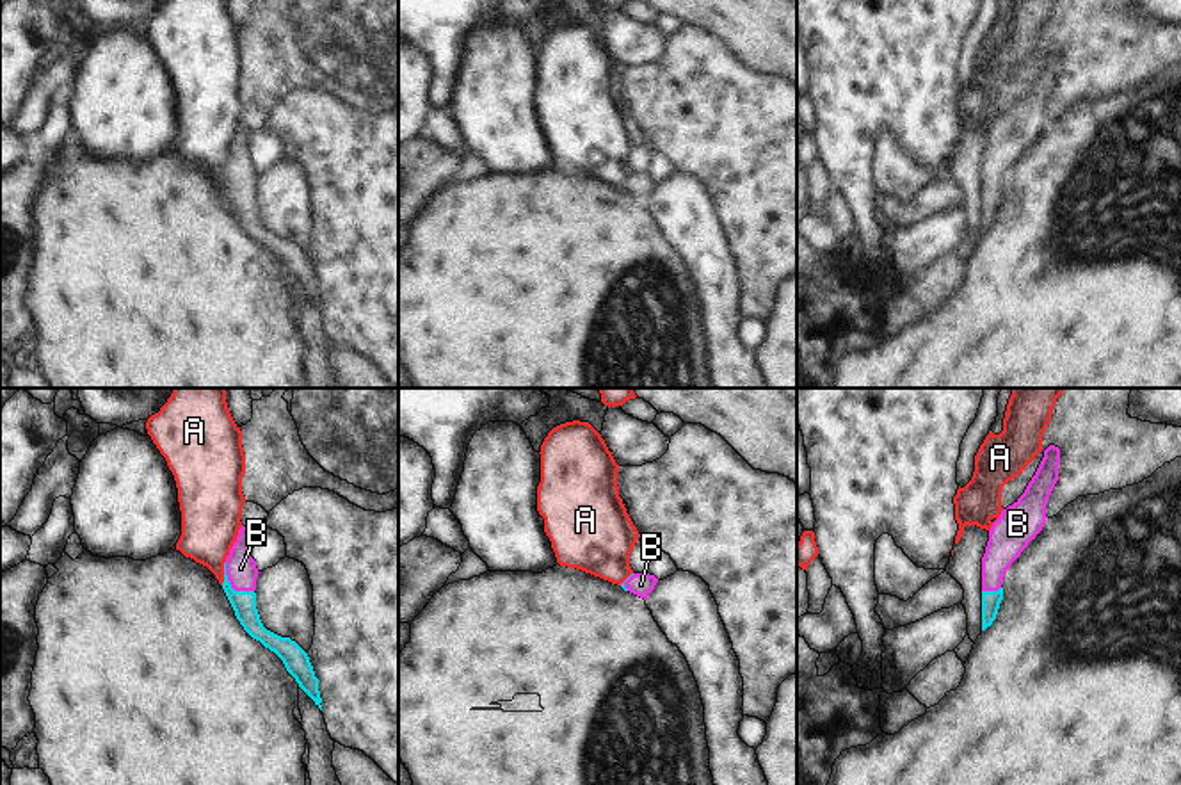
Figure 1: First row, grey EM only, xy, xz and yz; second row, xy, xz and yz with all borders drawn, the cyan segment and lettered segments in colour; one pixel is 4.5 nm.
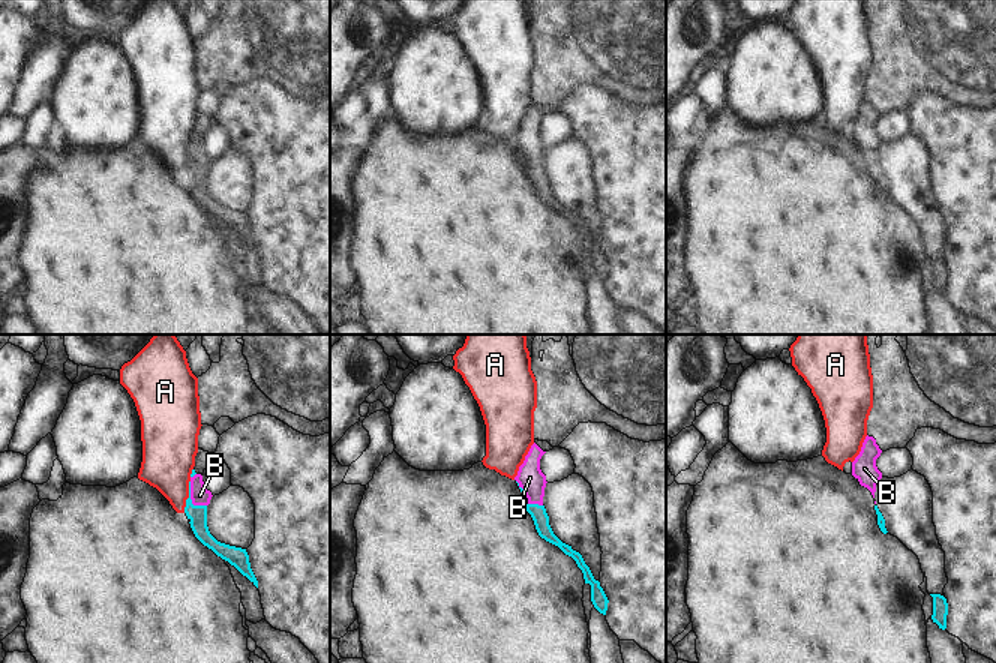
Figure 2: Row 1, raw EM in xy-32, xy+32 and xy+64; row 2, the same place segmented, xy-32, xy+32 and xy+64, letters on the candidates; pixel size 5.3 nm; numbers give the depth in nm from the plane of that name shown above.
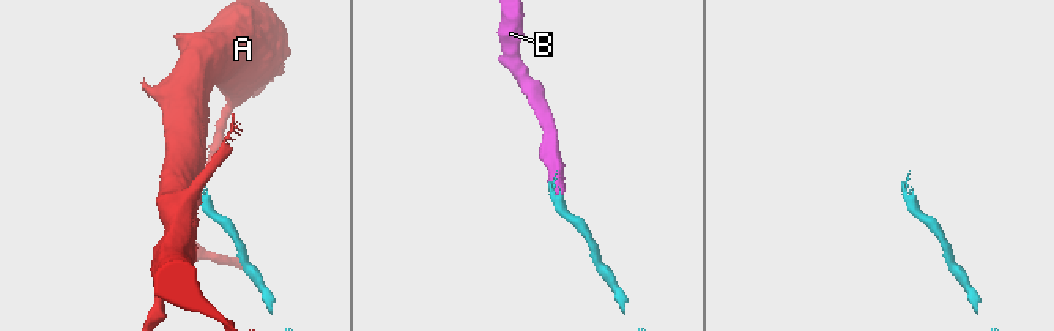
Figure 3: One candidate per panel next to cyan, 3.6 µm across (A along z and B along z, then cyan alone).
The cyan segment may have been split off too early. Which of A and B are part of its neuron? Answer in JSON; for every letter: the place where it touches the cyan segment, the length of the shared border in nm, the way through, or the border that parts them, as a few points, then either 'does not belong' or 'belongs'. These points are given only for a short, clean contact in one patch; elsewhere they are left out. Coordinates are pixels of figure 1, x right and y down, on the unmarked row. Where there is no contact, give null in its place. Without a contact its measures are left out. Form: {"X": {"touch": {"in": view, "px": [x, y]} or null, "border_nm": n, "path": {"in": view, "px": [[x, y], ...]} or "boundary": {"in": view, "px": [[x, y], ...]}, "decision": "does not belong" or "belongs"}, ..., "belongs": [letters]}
{"A": {"touch": {"in": "xy", "px": [224, 175]}, "border_nm": 110, "boundary": {"in": "xy", "px": [[224, 162], [224, 182], [221, 186]]}, "decision": "does not belong"}, "B": {"touch": {"in": "xy", "px": [230, 187]}, "border_nm": 190, "path": {"in": "xy", "px": [[244, 203], [230, 187], [241, 177], [241, 169]]}, "decision": "belongs"}, "belongs": ["B"]}

